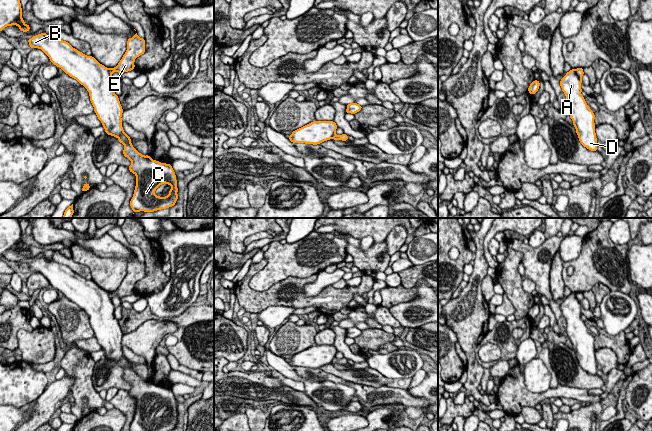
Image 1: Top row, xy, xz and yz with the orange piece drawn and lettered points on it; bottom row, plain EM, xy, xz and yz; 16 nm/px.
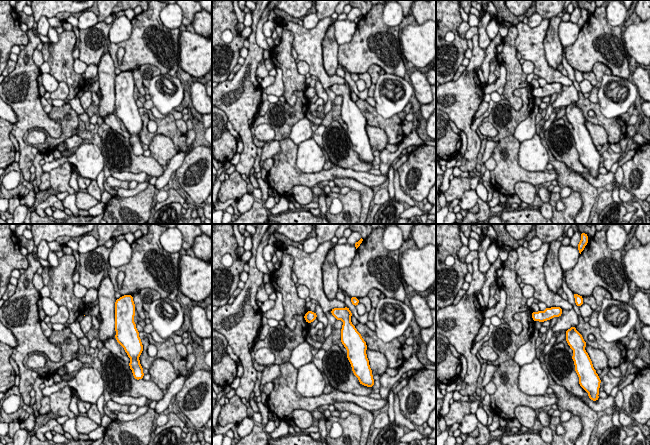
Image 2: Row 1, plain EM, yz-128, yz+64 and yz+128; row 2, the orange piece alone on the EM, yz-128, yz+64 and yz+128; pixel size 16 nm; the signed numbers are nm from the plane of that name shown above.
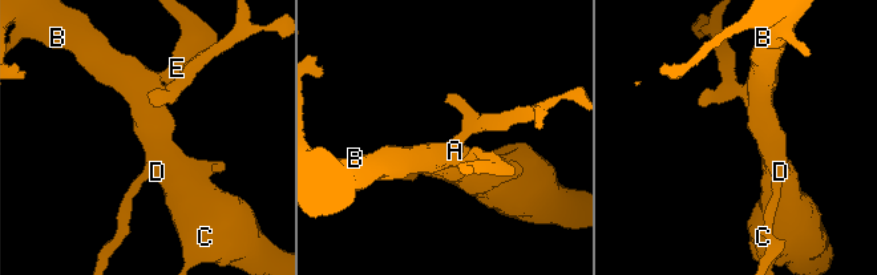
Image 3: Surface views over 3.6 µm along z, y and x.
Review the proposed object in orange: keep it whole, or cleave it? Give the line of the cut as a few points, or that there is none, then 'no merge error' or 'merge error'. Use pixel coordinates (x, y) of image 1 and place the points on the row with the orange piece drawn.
cut in xy along (108, 69), (110, 75); merge error

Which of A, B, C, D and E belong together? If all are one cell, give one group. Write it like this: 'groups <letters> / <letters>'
groups A B C D / E

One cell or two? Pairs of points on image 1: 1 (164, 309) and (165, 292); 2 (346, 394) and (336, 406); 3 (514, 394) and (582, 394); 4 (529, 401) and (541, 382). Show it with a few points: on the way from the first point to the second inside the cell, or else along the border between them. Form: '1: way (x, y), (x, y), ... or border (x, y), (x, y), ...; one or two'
1: way (164, 305), (164, 296); one
2: way (344, 397), (339, 403); one
3: way (531, 397), (542, 397), (550, 393), (565, 393); one
4: border (523, 376), (530, 391), (544, 392), (549, 387); two

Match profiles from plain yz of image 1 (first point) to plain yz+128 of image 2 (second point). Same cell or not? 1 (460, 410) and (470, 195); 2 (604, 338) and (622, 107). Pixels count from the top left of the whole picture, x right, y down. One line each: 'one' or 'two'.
1: two
2: two

